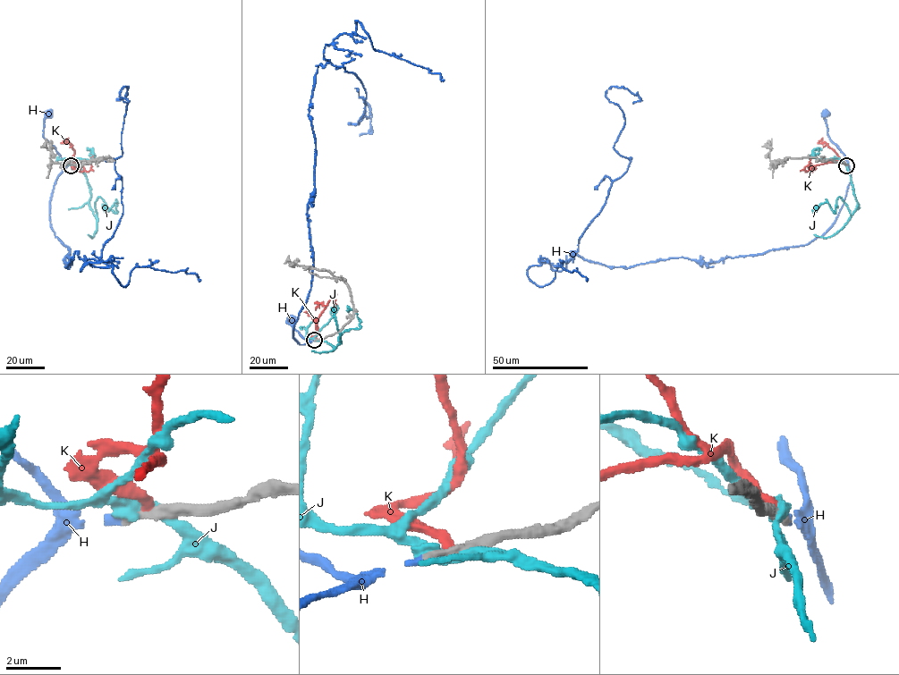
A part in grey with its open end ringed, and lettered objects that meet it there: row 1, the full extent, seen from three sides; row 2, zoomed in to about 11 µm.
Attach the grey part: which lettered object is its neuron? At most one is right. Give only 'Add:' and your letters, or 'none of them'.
Add: H

